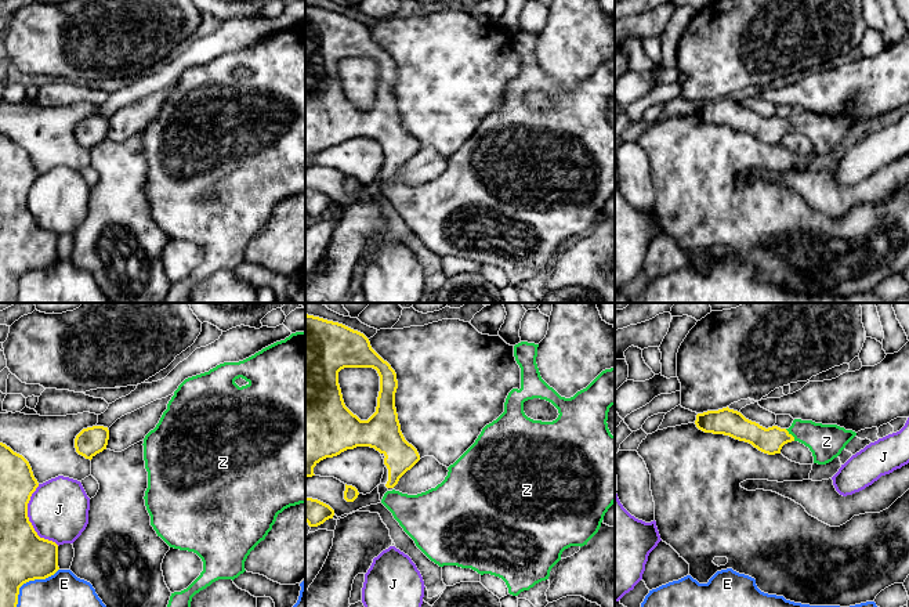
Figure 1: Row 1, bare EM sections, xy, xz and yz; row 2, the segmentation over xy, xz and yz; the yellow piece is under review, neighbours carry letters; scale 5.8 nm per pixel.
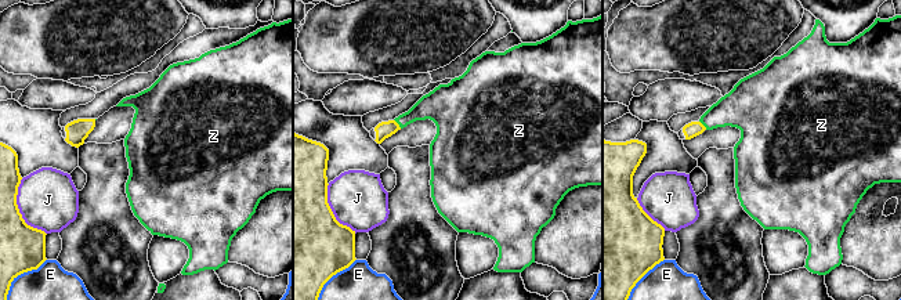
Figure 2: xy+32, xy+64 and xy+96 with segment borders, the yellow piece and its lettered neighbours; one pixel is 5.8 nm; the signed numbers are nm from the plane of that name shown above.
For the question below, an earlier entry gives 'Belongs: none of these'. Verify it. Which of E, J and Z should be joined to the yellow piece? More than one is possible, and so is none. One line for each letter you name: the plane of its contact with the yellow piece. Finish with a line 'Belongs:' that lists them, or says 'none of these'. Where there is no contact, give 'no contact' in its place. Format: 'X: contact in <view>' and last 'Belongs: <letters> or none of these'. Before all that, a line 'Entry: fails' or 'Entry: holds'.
Entry: fails
Z: contact in yz
Belongs: Z

